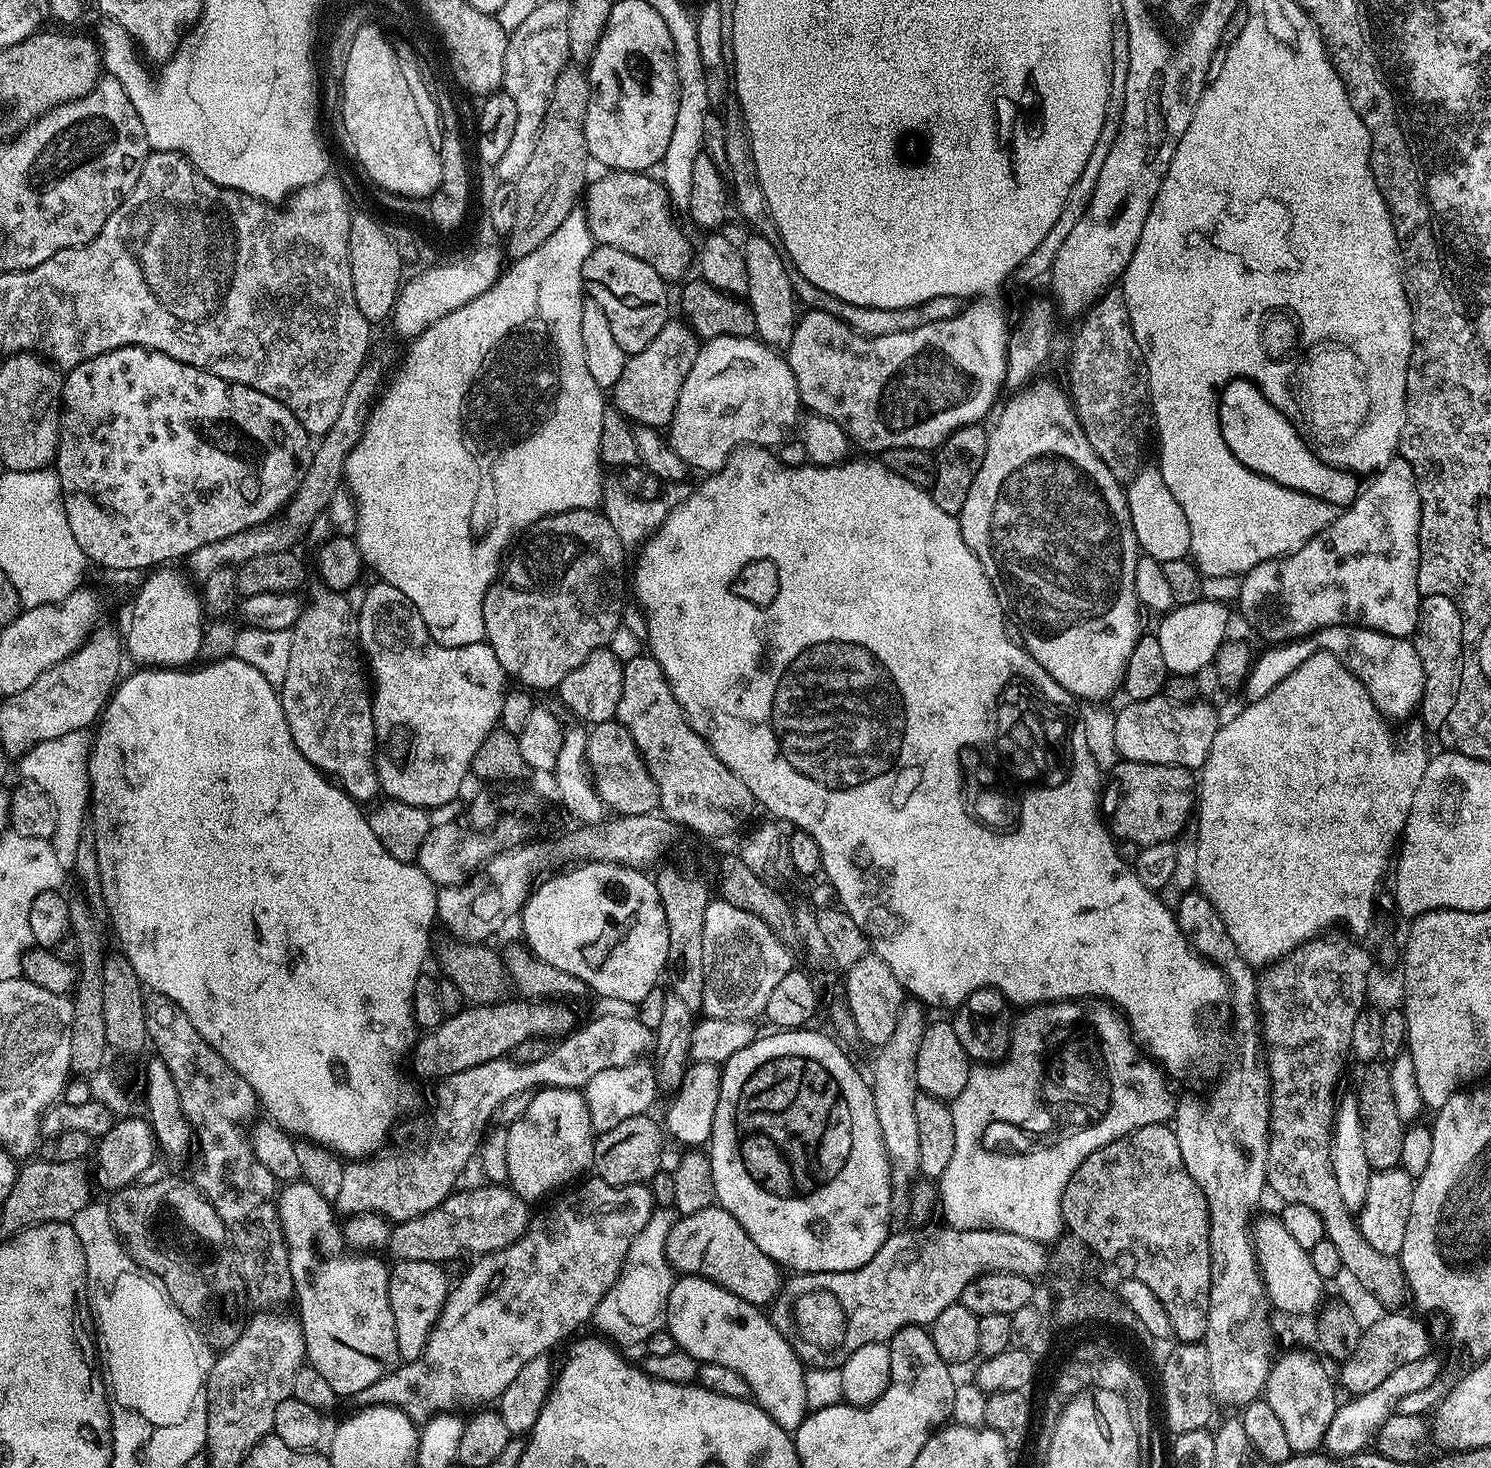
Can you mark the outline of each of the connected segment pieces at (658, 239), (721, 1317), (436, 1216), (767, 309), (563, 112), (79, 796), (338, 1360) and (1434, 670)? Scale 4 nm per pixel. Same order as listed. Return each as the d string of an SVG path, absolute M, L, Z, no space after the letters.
M608 170L603 174L601 180L593 179L586 190L586 215L593 241L597 245L614 246L614 250L622 250L625 254L634 254L634 258L642 258L642 262L650 262L666 282L678 279L691 264L693 267L693 245L691 248L687 238L680 234L663 183L657 177L655 180L652 174L642 172Z
M684 1274L673 1283L668 1299L668 1319L666 1330L674 1334L674 1342L679 1351L690 1354L701 1364L717 1364L718 1366L730 1366L730 1370L738 1370L746 1382L750 1382L752 1400L760 1405L760 1409L778 1426L782 1426L790 1434L802 1426L802 1422L809 1414L809 1407L806 1398L806 1382L804 1375L806 1365L798 1358L798 1354L786 1342L786 1338L777 1330L775 1324L767 1315L764 1316L757 1305L746 1302L725 1288L719 1289L712 1280L707 1280L704 1276L695 1274Z
M485 1183L484 1186L470 1191L458 1190L440 1204L439 1208L428 1211L418 1218L399 1221L392 1229L390 1249L393 1257L404 1261L434 1261L436 1263L449 1263L448 1260L470 1254L481 1256L516 1243L528 1231L532 1220L528 1208L529 1203L507 1185L501 1183Z
M754 236L743 243L747 274L746 302L754 314L757 339L769 348L784 352L790 346L796 329L798 302L793 277L790 278L788 274L789 267L777 245L773 244L762 236Z
M565 66L558 74L546 114L542 118L538 142L534 142L534 154L526 170L522 170L520 177L514 181L518 194L518 215L514 217L514 230L510 230L506 237L507 259L512 262L538 250L538 246L542 246L542 242L546 242L546 238L550 238L550 234L554 234L554 230L566 222L566 214L578 206L579 200L576 199L579 196L581 199L590 180L584 119L590 106L592 84L583 67L572 67Z
M87 731L62 734L62 738L50 738L46 742L38 742L23 756L19 757L20 776L29 780L31 787L37 792L46 794L50 802L58 807L58 830L51 838L53 847L57 850L72 850L81 841L82 824L90 818L89 811L66 808L63 803L71 794L76 800L87 801L88 795L88 758L92 753L92 736Z
M303 1182L283 1185L278 1192L278 1207L284 1241L288 1244L294 1300L295 1303L300 1303L298 1323L304 1332L307 1363L330 1382L337 1397L354 1398L359 1392L366 1390L366 1386L374 1386L378 1378L393 1372L401 1363L398 1334L394 1334L394 1314L390 1310L389 1265L383 1264L376 1254L347 1256L344 1253L344 1229L334 1211L333 1201L322 1198L322 1194L314 1190L314 1186Z
M1429 592L1421 599L1420 613L1414 633L1416 653L1422 662L1424 675L1424 693L1418 705L1418 716L1432 730L1439 730L1442 722L1446 722L1450 710L1454 710L1454 702L1458 702L1458 690L1462 678L1460 659L1464 657L1462 646L1462 626L1464 619L1456 603L1437 592Z

